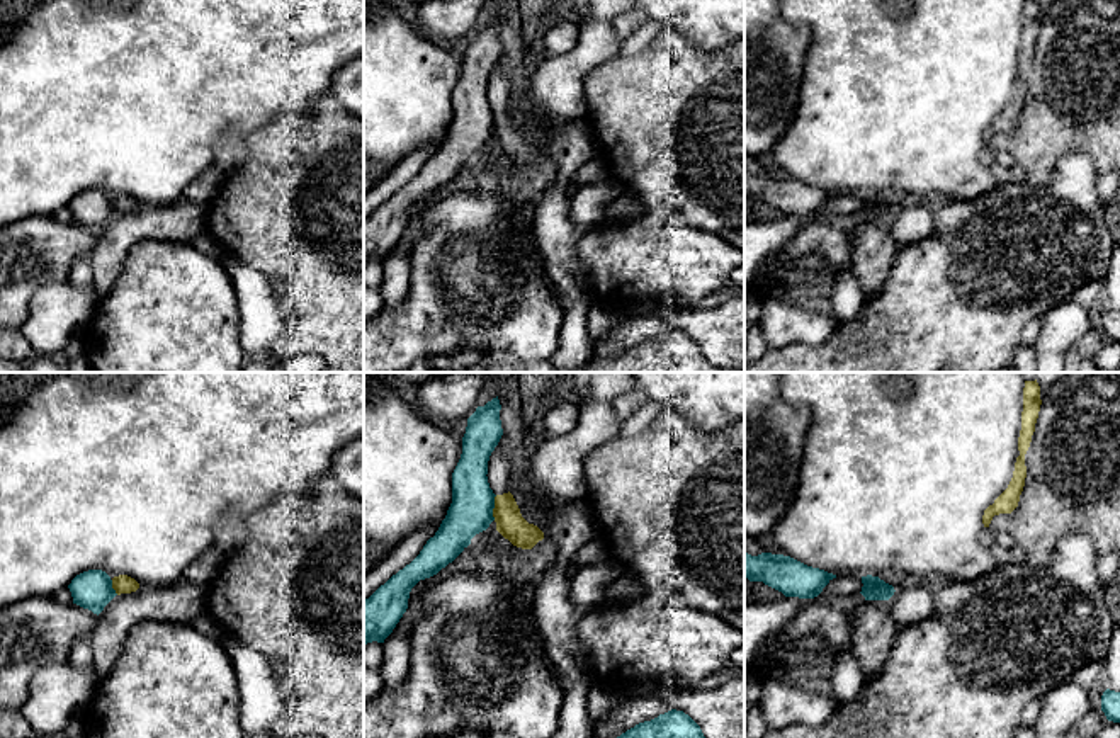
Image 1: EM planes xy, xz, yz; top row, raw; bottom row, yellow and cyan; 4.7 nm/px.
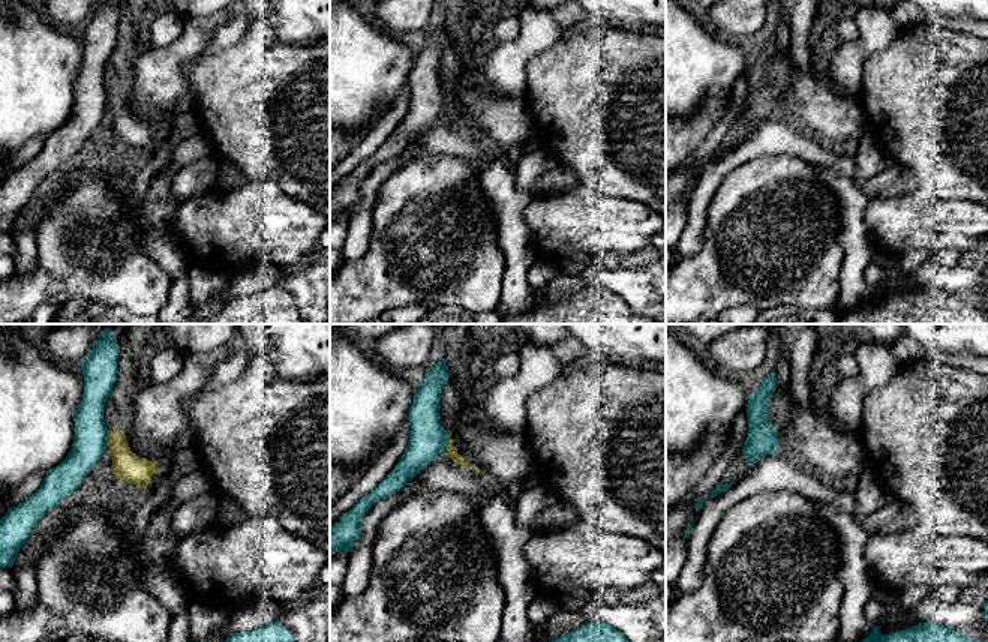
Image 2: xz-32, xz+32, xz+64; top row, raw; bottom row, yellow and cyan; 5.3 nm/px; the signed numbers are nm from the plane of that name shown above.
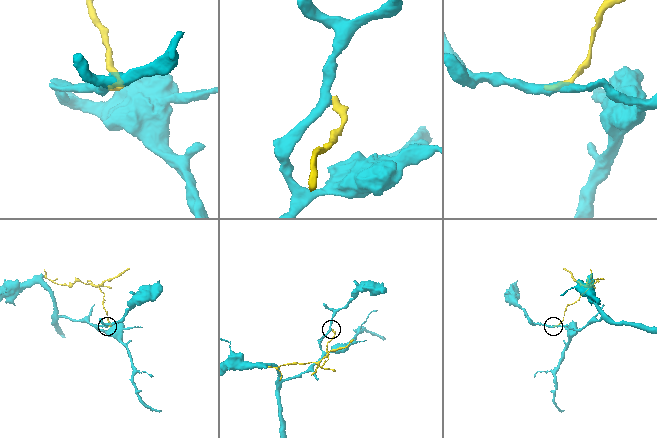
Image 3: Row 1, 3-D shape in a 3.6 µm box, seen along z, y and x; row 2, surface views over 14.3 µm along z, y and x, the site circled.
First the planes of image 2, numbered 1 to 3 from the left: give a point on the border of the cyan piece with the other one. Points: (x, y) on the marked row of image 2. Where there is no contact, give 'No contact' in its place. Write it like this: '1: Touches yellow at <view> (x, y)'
1: Touches yellow at xz-32 (108, 438)
2: Touches yellow at xz+32 (447, 446)
3: No contact

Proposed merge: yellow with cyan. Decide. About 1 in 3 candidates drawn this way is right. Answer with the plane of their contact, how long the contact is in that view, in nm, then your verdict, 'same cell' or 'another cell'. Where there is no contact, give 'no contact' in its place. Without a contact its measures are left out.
xz | 120 nm | another cell

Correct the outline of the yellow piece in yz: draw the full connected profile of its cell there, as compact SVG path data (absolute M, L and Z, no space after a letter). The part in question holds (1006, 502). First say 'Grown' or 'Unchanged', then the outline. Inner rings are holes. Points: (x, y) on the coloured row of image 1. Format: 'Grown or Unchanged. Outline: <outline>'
Unchanged. Outline: M1037 379L1025 381L1021 430L1018 437L1020 456L1016 457L1013 478L1008 488L994 500L993 505L989 505L984 510L984 515L982 515L984 527L989 527L994 515L1011 514L1018 507L1020 495L1023 491L1025 478L1027 478L1025 454L1030 447L1032 435L1035 432L1035 423L1038 418L1040 405L1042 405L1040 386Z

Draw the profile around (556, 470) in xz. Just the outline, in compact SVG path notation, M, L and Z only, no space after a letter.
M578 401L578 423L573 430L547 439L529 452L522 488L530 507L557 507L578 500L588 491L586 457L614 440L620 418L612 403Z

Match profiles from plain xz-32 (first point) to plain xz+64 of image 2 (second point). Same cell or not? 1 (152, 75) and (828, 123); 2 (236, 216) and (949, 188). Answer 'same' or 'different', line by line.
1: different
2: different

